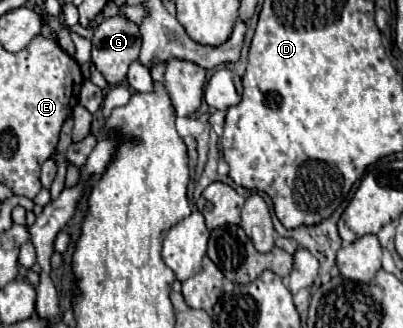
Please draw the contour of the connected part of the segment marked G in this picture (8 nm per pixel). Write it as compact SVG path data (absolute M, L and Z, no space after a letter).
M113 16L99 24L91 42L91 60L95 68L105 76L105 80L111 86L125 82L129 66L139 58L139 26L125 16Z

